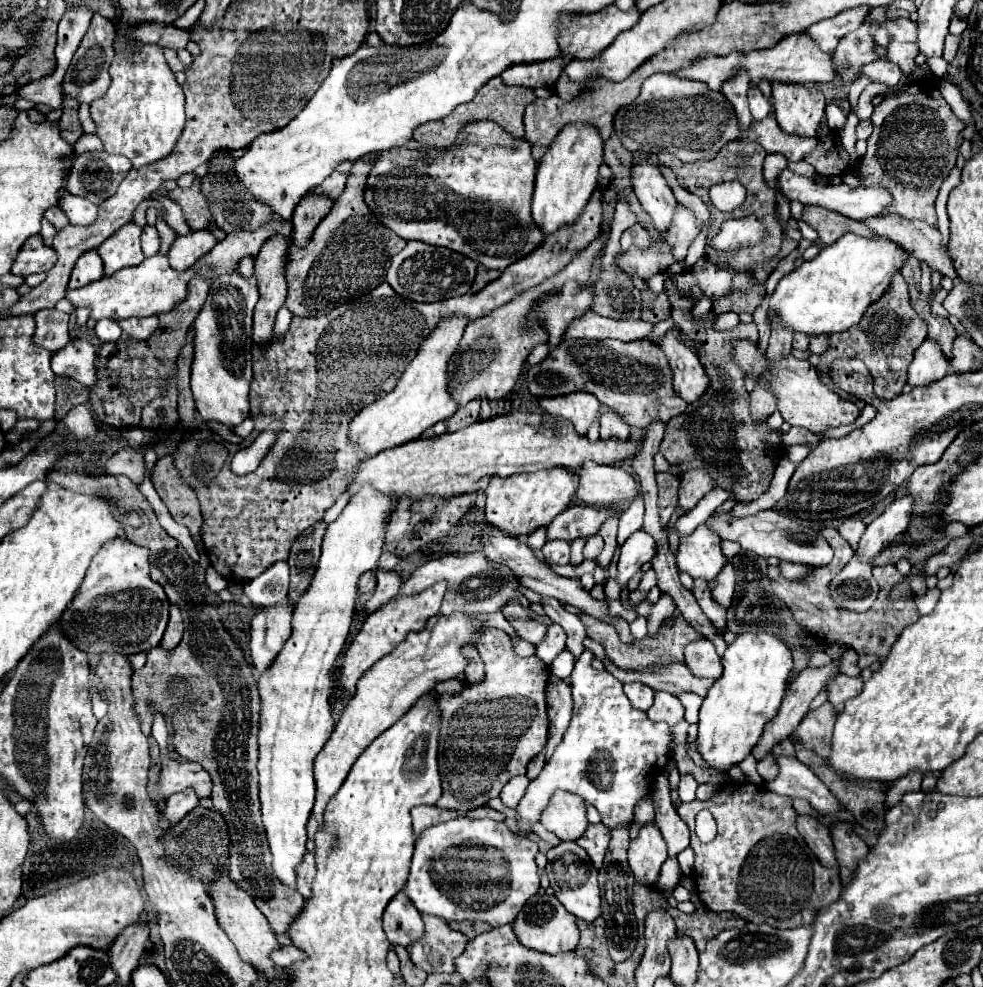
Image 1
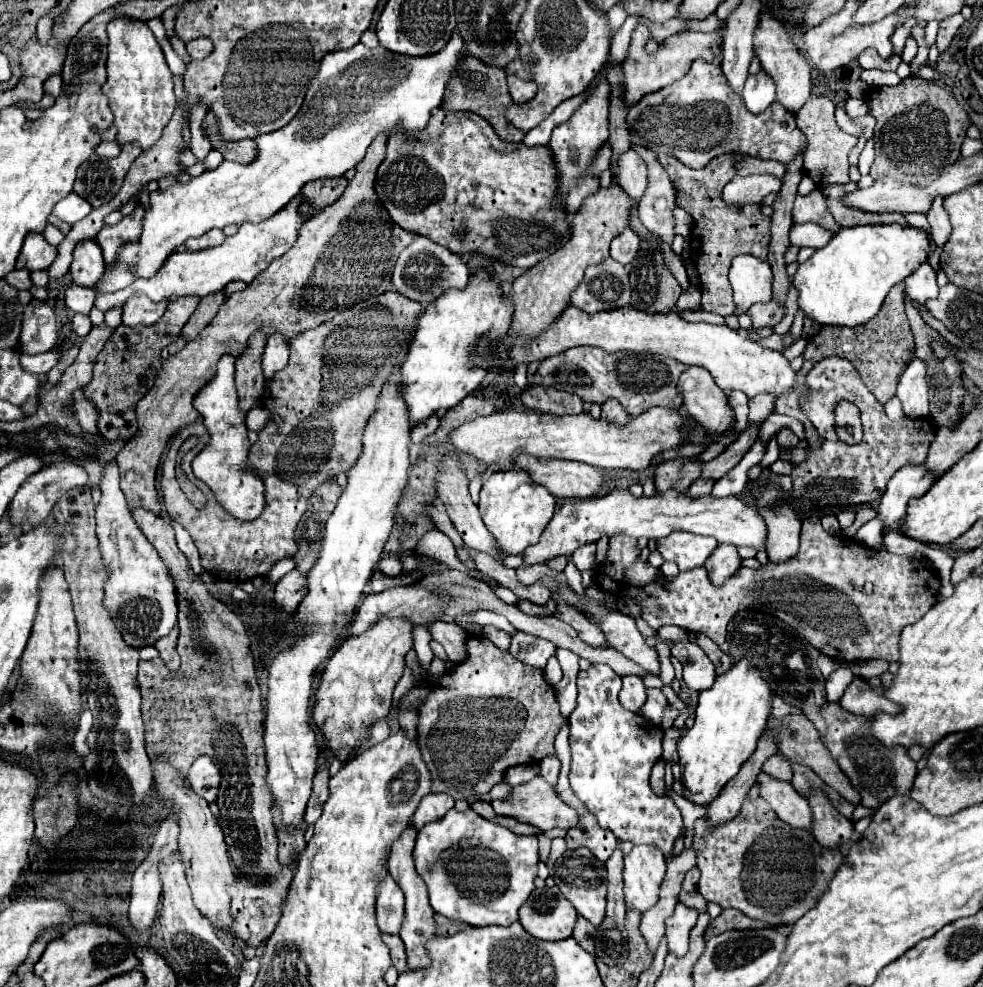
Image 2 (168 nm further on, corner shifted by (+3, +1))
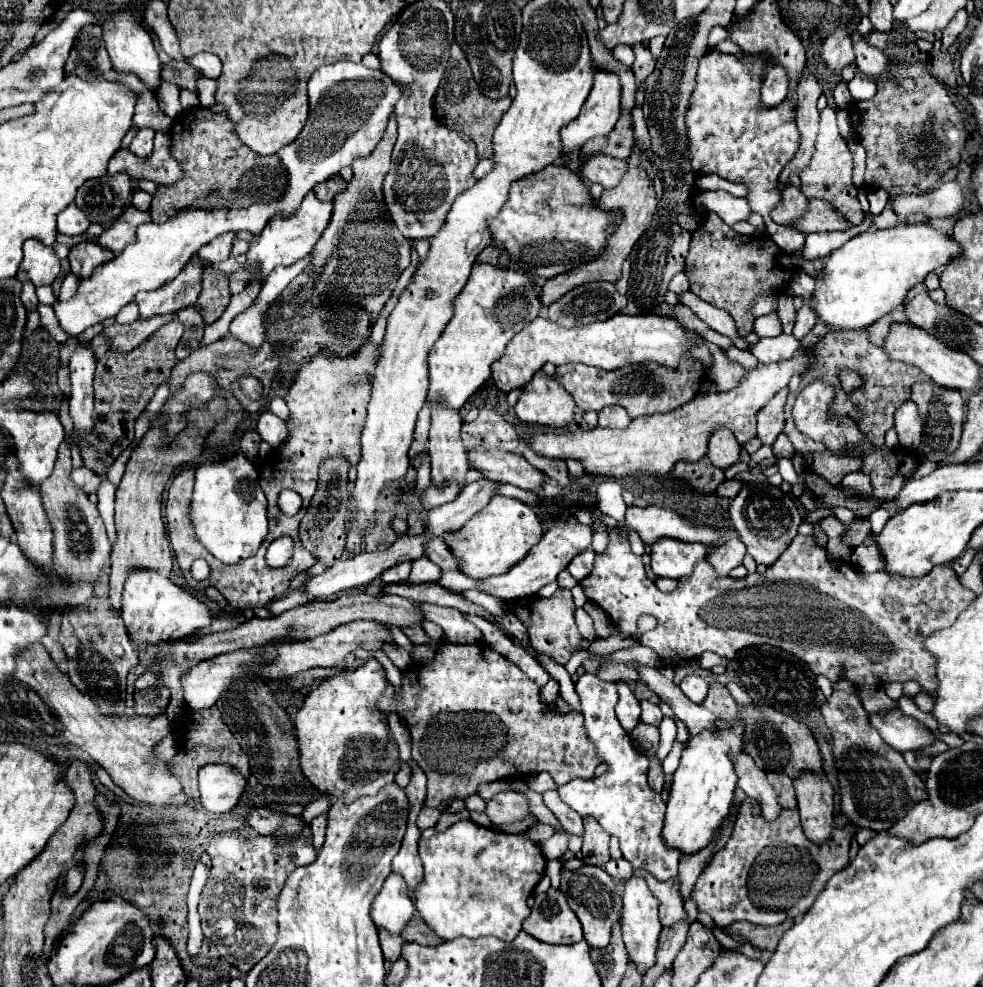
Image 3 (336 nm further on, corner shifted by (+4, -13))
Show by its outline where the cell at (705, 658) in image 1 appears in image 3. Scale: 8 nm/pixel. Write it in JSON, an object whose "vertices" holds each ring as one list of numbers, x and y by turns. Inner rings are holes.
{"vertices":[[689,675,689,677,685,677,681,683,679,683,679,687,681,687,681,691,693,701,693,703,703,703,703,699,705,699,705,695,707,695,707,683,701,679,701,677,697,677,697,675]]}

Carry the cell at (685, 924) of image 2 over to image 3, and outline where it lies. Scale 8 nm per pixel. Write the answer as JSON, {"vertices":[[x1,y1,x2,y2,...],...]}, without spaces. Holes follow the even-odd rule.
{"vertices":[[633,869,633,875,643,877,647,881,649,889,653,891,653,895,657,897,657,901,659,901,659,919,661,919,663,927,671,927,673,923,677,923,685,917,677,877,669,879,669,881,657,881,645,869]]}

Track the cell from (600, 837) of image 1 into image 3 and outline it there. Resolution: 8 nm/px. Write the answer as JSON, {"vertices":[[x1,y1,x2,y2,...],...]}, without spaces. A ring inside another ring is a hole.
{"vertices":[[585,817,585,835,583,835,583,849,581,857,587,865,599,865,603,867,609,857,609,833,603,831,603,827,593,817]]}

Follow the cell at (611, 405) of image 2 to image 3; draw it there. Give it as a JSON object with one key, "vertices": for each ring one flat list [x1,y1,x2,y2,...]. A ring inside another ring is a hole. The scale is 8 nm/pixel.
{"vertices":[[609,405,599,411,599,427,609,427,609,429,625,429,631,423,627,411,617,405]]}

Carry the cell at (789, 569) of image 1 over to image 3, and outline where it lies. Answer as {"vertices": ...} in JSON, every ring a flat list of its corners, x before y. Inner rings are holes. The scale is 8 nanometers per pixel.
{"vertices":[[767,481,757,485,743,485,741,491,731,499,727,513,733,529,739,533,739,539,745,543,747,553,763,565,771,565,785,551,785,547,789,547,789,541,797,535,797,527,801,523,795,499]]}

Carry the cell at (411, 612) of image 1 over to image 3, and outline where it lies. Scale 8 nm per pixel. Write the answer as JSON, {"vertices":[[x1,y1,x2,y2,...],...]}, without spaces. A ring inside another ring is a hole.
{"vertices":[[367,659,365,665,357,671,339,671,307,695,301,711,297,713,295,727,297,739,301,737,301,771,319,793,327,793,335,799,343,799,345,803,353,803,363,795,379,793,379,789,383,789,387,783,395,779,395,773,399,771,399,749,393,735,389,733,387,717,381,715,375,707,375,701,381,695,381,691,385,691,385,687,387,681,381,663,377,659]]}

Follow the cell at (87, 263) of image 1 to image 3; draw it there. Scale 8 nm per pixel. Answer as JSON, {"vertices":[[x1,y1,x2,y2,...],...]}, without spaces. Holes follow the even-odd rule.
{"vertices":[[83,241,79,245,75,245,69,253,69,261,71,261,71,271,77,273,79,277,89,275,93,271,93,267,105,263,107,259,113,259,113,251,107,251,105,247,101,247,99,243,93,241]]}

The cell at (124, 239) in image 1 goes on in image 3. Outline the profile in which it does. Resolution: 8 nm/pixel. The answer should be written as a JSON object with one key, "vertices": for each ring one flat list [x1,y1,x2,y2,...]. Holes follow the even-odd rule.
{"vertices":[[127,207,121,213,121,217,109,229,105,229,99,235,97,243,103,245,103,247,107,247,107,249,111,249,115,255,119,255,127,245,131,245,137,239,135,237,137,227,141,223,147,223,147,221,151,221,151,217,149,217,147,211,139,211,135,207]]}

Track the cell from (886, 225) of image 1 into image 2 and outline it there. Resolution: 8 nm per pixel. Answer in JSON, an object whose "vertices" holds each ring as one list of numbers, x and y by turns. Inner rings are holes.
{"vertices":[[826,199,830,205,830,213,834,213,834,219,842,227,856,227,856,225,888,225,888,223,900,223,908,225,902,213,866,213,858,209,846,209,838,199]]}

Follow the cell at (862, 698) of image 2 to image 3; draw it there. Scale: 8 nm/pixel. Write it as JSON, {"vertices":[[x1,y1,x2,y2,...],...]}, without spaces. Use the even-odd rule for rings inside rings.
{"vertices":[[899,709,891,711,885,717,871,715,871,723,879,731,879,735,889,743,889,747,901,753,919,751,935,743,935,735,925,725,921,725,919,729,919,721,903,715]]}

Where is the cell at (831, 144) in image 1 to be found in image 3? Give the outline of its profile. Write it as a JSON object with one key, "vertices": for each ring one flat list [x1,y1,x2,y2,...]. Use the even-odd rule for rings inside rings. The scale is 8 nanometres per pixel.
{"vertices":[[825,107,821,111,821,123,819,123,819,135,815,143,815,153,811,157,811,163,801,171,801,191,807,199,825,199,837,207,837,211,847,219,849,225,859,225,865,215,859,205,859,191,851,181,851,171,853,171,853,157,847,147,847,143,841,139,837,121,835,121,835,111,831,107]]}

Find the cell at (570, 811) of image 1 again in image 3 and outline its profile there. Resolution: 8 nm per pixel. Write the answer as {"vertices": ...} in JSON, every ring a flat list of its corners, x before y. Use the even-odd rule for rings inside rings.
{"vertices":[[501,791,493,799,485,801,485,815,491,819,493,825,515,823,527,819,529,805,527,799,517,791]]}

